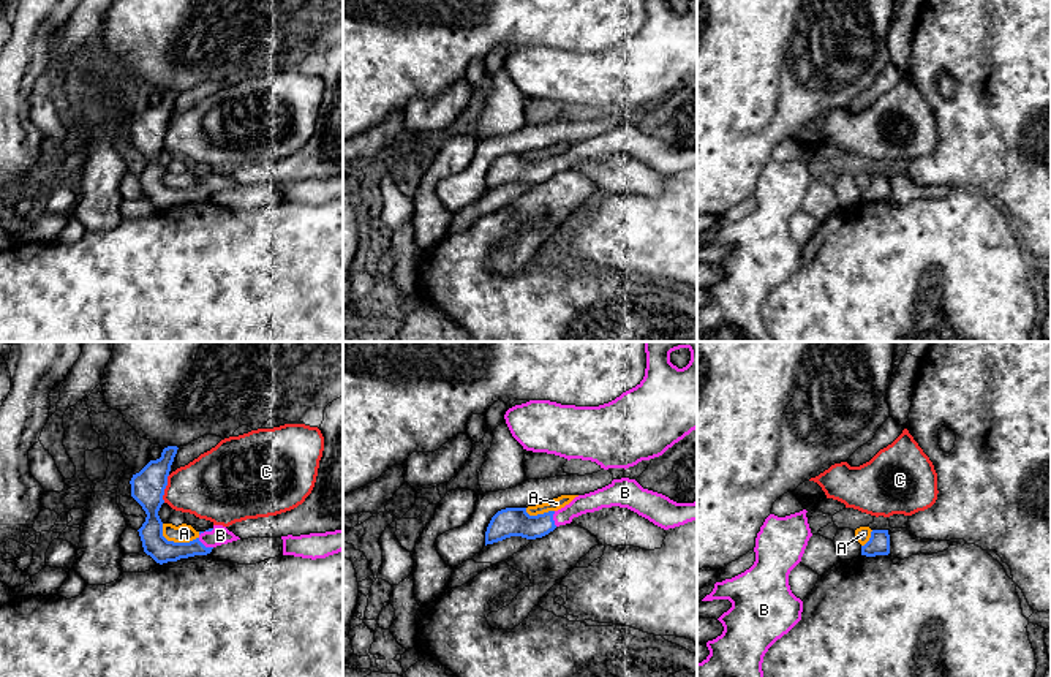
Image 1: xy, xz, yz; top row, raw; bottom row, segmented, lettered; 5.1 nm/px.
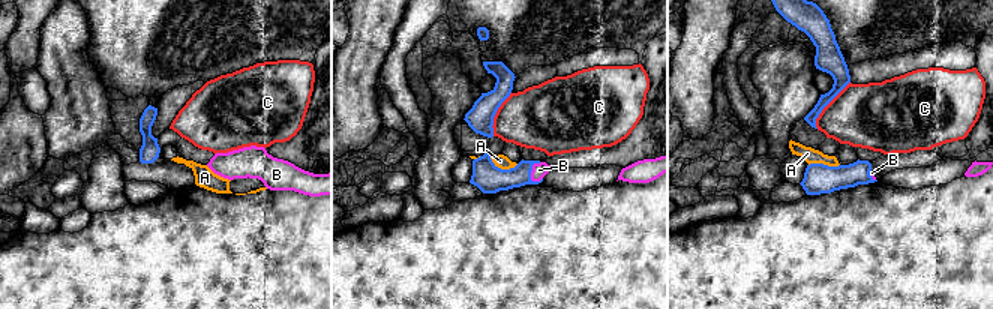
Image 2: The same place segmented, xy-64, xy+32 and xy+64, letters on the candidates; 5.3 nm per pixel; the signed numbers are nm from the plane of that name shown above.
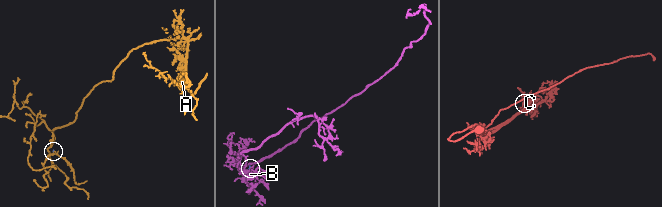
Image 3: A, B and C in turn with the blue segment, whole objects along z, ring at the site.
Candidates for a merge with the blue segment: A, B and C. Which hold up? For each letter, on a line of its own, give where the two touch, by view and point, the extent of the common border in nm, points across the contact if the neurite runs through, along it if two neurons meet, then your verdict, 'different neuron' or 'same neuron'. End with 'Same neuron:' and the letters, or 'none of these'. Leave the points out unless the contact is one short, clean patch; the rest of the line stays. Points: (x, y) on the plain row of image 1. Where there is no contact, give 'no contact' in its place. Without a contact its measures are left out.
A: xy (176, 189) | 200 nm | along xy (161, 170), (161, 179), (168, 185), (192, 187), (198, 182) | different neuron
B: xy (204, 192) | 90 nm | across xy (155, 190), (160, 195), (204, 192), (220, 181) | same neuron
C: xy (165, 133) | 150 nm | along xy (169, 121), (163, 147) | different neuron
Same neuron: B

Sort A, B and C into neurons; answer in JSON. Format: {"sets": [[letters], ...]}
{"sets": [["A"], ["B"], ["C"]]}

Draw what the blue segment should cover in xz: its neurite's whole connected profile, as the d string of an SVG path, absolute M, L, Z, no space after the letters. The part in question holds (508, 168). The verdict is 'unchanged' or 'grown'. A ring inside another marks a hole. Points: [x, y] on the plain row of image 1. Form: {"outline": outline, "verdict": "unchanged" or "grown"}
{"outline": "M621 123L575 142L558 157L529 161L526 153L501 155L487 172L485 191L510 182L542 183L556 172L571 169L574 163L612 152L627 153L664 176L697 166L697 147L676 149L662 139L643 134L635 125Z", "verdict": "grown"}

